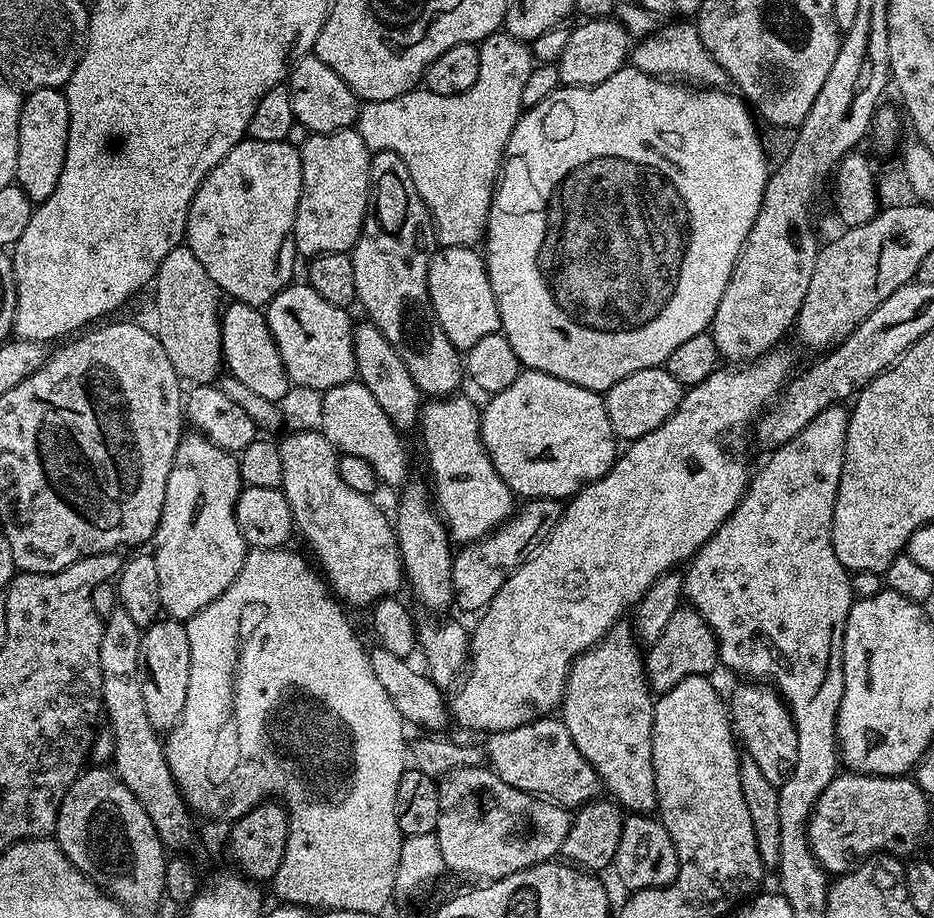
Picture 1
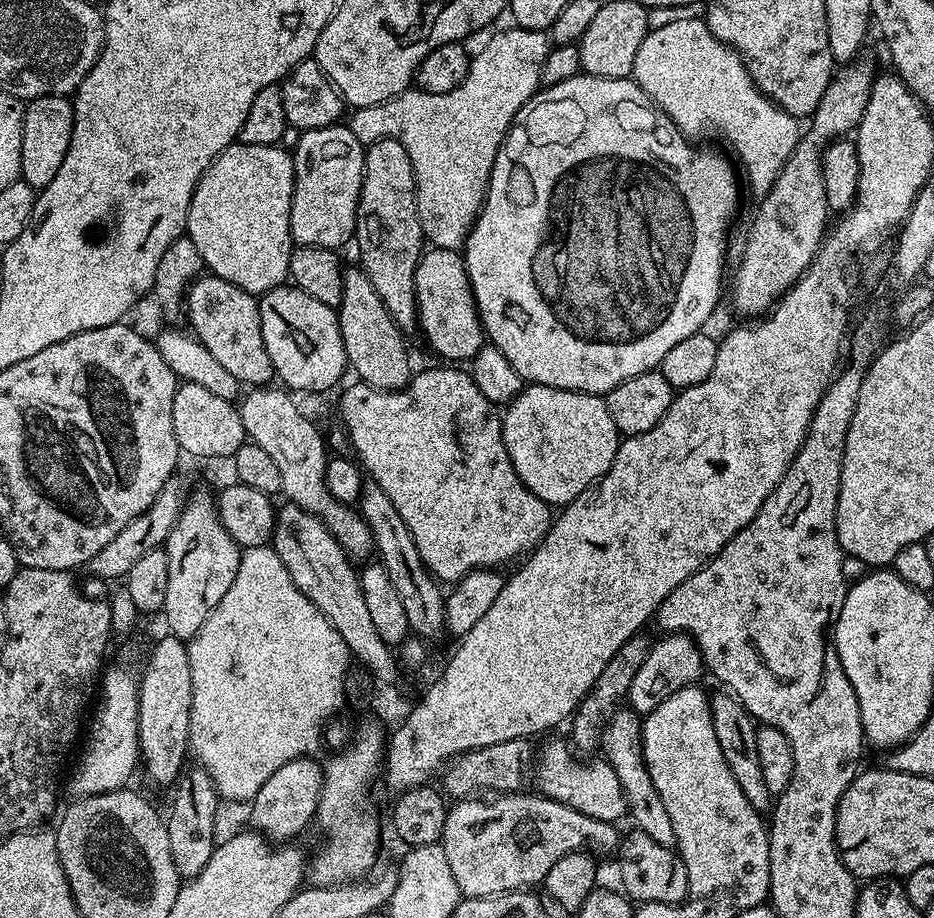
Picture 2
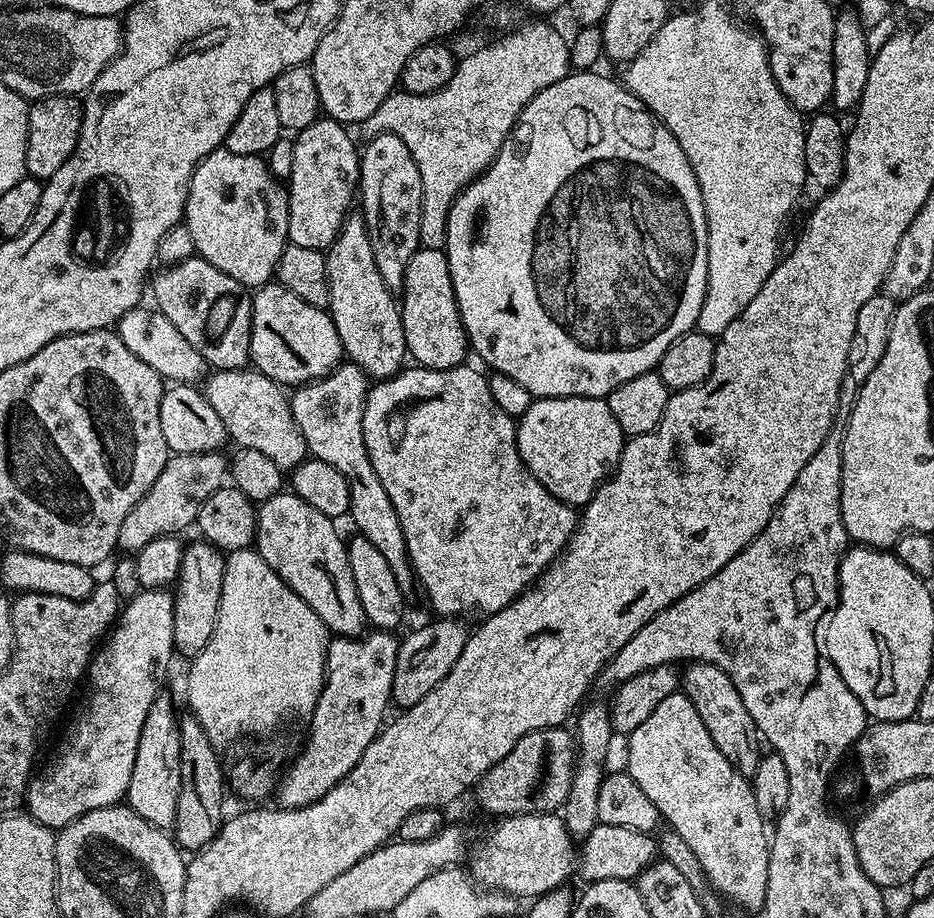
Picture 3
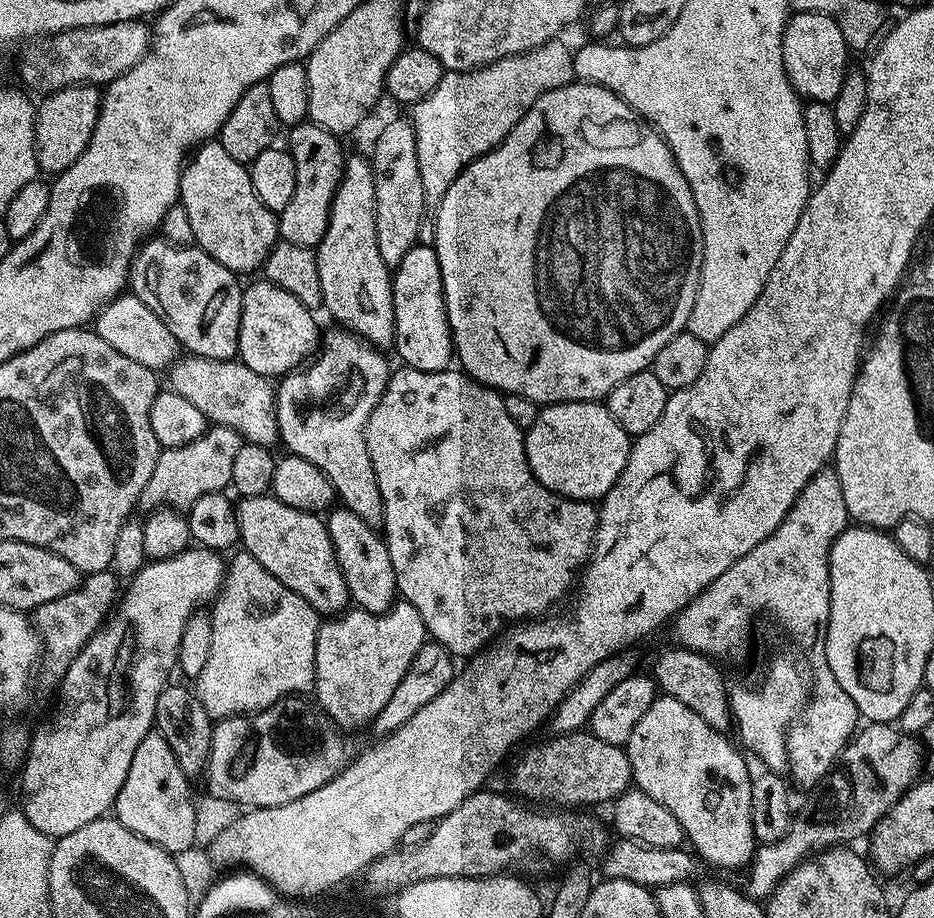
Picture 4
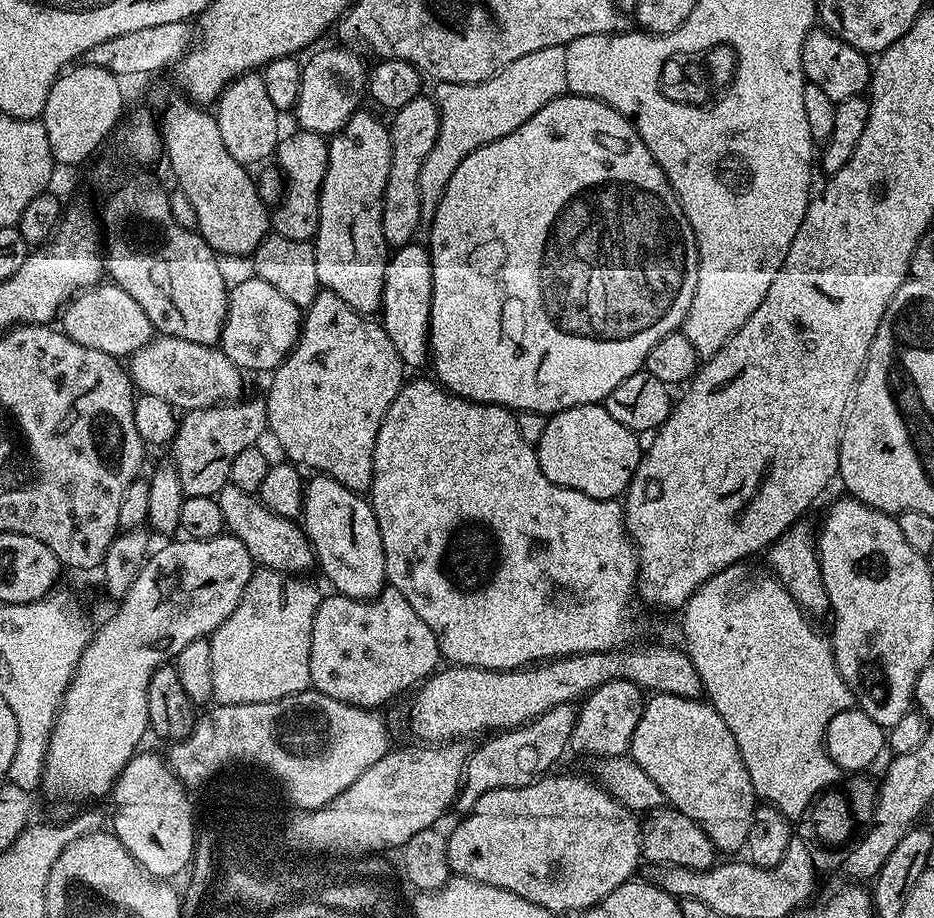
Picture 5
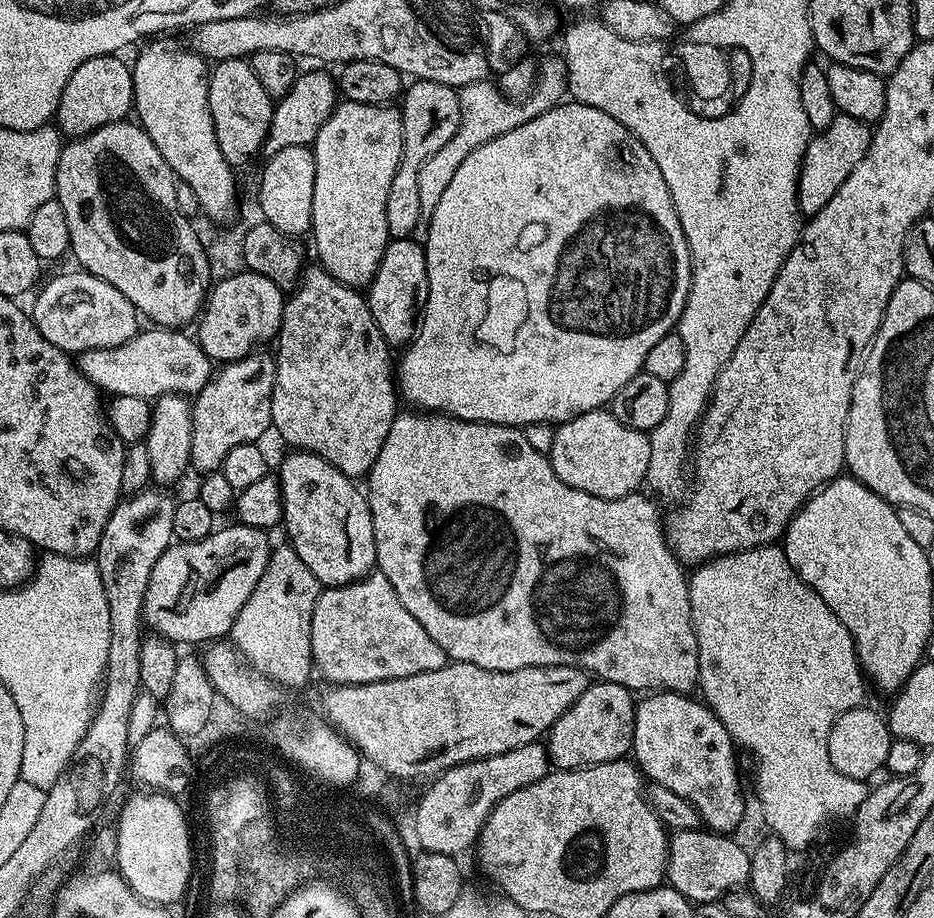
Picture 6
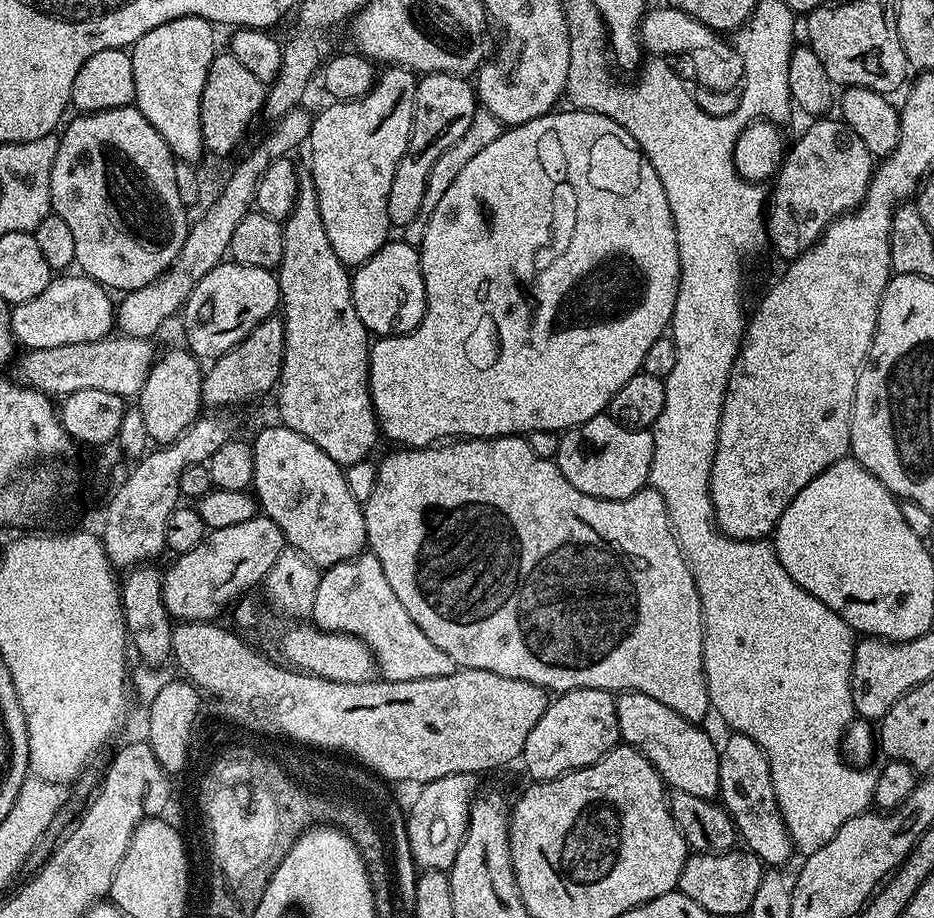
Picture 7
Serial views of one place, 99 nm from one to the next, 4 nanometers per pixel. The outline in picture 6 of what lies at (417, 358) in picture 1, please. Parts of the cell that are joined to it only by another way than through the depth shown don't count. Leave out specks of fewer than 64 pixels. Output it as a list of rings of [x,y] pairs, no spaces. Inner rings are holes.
[[[413,79],[402,93],[400,117],[404,131],[402,158],[394,182],[390,182],[390,195],[386,197],[386,226],[389,237],[394,240],[409,239],[418,222],[422,210],[418,199],[418,170],[422,170],[422,162],[426,162],[430,154],[442,150],[442,146],[454,138],[460,121],[459,91],[442,82]]]

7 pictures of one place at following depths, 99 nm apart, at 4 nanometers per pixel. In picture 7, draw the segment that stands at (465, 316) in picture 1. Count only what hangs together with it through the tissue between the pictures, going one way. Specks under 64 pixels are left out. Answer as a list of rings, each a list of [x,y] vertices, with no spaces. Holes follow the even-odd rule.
[[[403,238],[389,239],[388,243],[383,244],[365,264],[359,265],[351,273],[351,277],[354,310],[358,310],[358,318],[362,318],[362,326],[366,326],[373,337],[406,336],[422,322],[426,310],[426,282],[422,278],[420,253]]]

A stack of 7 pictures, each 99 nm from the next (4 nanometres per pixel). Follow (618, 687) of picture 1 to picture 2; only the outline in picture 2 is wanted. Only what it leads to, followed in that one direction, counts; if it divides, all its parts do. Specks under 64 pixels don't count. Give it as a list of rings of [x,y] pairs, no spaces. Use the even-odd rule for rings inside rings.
[[[624,706],[612,713],[608,723],[600,733],[600,748],[603,759],[614,766],[614,774],[618,774],[618,782],[622,782],[622,790],[628,799],[627,815],[632,816],[635,831],[650,834],[654,842],[667,848],[676,847],[674,838],[674,822],[670,822],[670,814],[666,814],[666,806],[662,806],[662,794],[658,794],[658,786],[654,786],[654,778],[650,778],[648,767],[644,761],[644,744],[640,740],[642,720],[631,708]]]

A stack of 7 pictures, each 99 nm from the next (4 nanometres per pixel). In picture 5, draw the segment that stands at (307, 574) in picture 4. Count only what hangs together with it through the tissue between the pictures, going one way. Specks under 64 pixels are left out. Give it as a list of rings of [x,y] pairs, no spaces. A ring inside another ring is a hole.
[[[232,483],[218,493],[216,501],[222,510],[225,529],[238,537],[246,550],[250,550],[250,558],[257,565],[289,574],[303,573],[302,570],[315,565],[312,544],[296,520],[274,514],[253,493],[238,490],[238,486]]]

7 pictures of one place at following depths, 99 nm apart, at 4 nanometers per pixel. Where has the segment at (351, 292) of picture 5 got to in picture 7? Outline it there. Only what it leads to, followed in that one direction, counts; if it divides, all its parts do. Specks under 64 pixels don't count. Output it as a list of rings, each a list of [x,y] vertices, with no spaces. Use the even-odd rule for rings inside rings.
[[[388,66],[377,75],[376,85],[362,98],[332,102],[329,103],[329,108],[324,108],[320,113],[318,111],[315,113],[312,129],[306,141],[306,149],[308,148],[309,154],[312,155],[310,171],[314,178],[314,186],[318,190],[318,210],[322,214],[322,226],[326,230],[326,238],[330,238],[330,246],[334,246],[334,254],[338,254],[338,258],[345,266],[359,266],[365,264],[365,262],[367,262],[383,244],[388,243],[390,239],[390,225],[388,223],[386,202],[390,194],[390,182],[394,182],[394,170],[398,170],[398,162],[402,162],[402,154],[406,154],[406,146],[410,142],[412,119],[414,118],[414,102],[416,101],[417,79],[417,73],[409,69]]]

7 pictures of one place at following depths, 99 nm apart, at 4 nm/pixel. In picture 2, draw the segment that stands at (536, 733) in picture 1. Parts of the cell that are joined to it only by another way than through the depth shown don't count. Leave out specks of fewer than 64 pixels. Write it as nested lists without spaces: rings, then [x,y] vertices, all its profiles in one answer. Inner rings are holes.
[[[567,739],[548,740],[538,748],[540,773],[536,776],[536,784],[540,787],[537,788],[539,795],[562,802],[595,820],[620,822],[620,819],[625,819],[628,799],[622,790],[622,782],[618,782],[618,774],[614,774],[614,766],[610,766],[603,758],[597,758],[593,764],[583,764],[576,759],[580,758]]]

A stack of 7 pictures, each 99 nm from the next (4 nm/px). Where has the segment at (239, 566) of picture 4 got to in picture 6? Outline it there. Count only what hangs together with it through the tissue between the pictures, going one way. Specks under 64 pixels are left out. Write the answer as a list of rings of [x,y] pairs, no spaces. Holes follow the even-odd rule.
[[[290,546],[283,547],[273,547],[266,570],[262,570],[262,578],[254,586],[254,594],[238,610],[230,640],[250,667],[287,690],[302,687],[314,676],[310,626],[322,586],[296,551]]]

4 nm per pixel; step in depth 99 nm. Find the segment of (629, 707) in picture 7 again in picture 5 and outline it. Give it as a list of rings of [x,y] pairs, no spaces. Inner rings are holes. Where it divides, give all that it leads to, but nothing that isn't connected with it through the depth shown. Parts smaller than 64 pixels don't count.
[[[661,692],[649,695],[638,722],[638,730],[634,730],[632,735],[630,755],[638,762],[638,766],[642,766],[642,770],[646,770],[646,774],[650,774],[650,778],[654,778],[665,801],[686,814],[686,818],[693,820],[704,831],[706,838],[714,842],[717,850],[721,853],[736,852],[747,845],[752,815],[758,807],[758,797],[734,742],[734,734],[730,734],[726,722],[722,722],[711,704],[700,698],[691,700],[685,696]]]

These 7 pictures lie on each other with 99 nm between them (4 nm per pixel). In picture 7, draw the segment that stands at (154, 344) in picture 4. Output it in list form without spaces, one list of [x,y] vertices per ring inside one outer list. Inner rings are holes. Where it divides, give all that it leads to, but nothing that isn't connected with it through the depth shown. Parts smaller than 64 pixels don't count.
[[[60,274],[48,283],[46,290],[42,290],[42,294],[38,294],[38,298],[34,298],[30,302],[22,302],[15,305],[10,312],[10,332],[14,337],[17,345],[25,344],[25,349],[34,348],[53,348],[54,346],[66,346],[74,342],[94,342],[95,340],[105,339],[113,331],[116,322],[116,308],[114,300],[110,297],[109,289],[103,284],[99,284],[97,280],[92,280],[89,276],[83,274],[75,274],[76,276],[68,276],[72,274]]]

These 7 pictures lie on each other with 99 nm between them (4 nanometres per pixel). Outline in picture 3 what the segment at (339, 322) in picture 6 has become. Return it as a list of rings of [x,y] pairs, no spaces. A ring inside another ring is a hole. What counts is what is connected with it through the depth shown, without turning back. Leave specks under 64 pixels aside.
[[[344,362],[329,376],[297,387],[291,393],[290,403],[294,422],[298,430],[302,430],[302,438],[306,438],[309,453],[315,459],[330,462],[330,466],[334,466],[334,470],[340,471],[342,478],[350,482],[348,516],[356,523],[355,531],[386,557],[394,579],[401,588],[408,590],[416,584],[416,575],[412,572],[412,563],[406,550],[402,522],[398,522],[398,514],[394,510],[394,502],[390,502],[390,494],[386,494],[382,482],[378,482],[378,474],[374,474],[374,466],[366,454],[366,442],[362,438],[362,414],[369,387],[369,377],[365,376],[360,367]]]

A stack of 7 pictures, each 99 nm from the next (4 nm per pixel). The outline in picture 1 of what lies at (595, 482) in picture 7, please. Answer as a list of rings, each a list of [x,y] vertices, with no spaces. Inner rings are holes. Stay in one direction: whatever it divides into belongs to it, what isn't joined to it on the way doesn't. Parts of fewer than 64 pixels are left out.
[[[531,370],[521,371],[518,378],[514,378],[511,386],[506,386],[506,390],[495,393],[491,397],[492,400],[488,405],[483,405],[480,413],[480,437],[484,443],[484,449],[488,451],[490,462],[494,462],[494,470],[498,470],[498,474],[502,478],[502,482],[506,482],[506,486],[510,486],[510,490],[520,498],[539,498],[541,500],[559,500],[571,498],[576,495],[580,489],[588,484],[593,484],[595,480],[603,478],[612,468],[613,462],[618,455],[617,437],[612,434],[610,426],[610,418],[608,411],[604,405],[604,396],[599,392],[591,392],[588,388],[583,388],[577,384],[566,382],[557,376],[551,376],[545,372],[533,372]]]

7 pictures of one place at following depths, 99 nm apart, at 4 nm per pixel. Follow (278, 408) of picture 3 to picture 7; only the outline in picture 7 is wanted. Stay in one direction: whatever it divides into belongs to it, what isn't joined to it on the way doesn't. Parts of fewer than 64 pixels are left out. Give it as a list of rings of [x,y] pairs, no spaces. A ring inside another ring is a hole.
[[[112,334],[94,342],[34,348],[23,353],[25,356],[20,360],[19,379],[27,387],[36,388],[53,398],[69,396],[74,394],[74,390],[106,390],[106,394],[136,398],[154,363],[152,343],[151,339]]]

